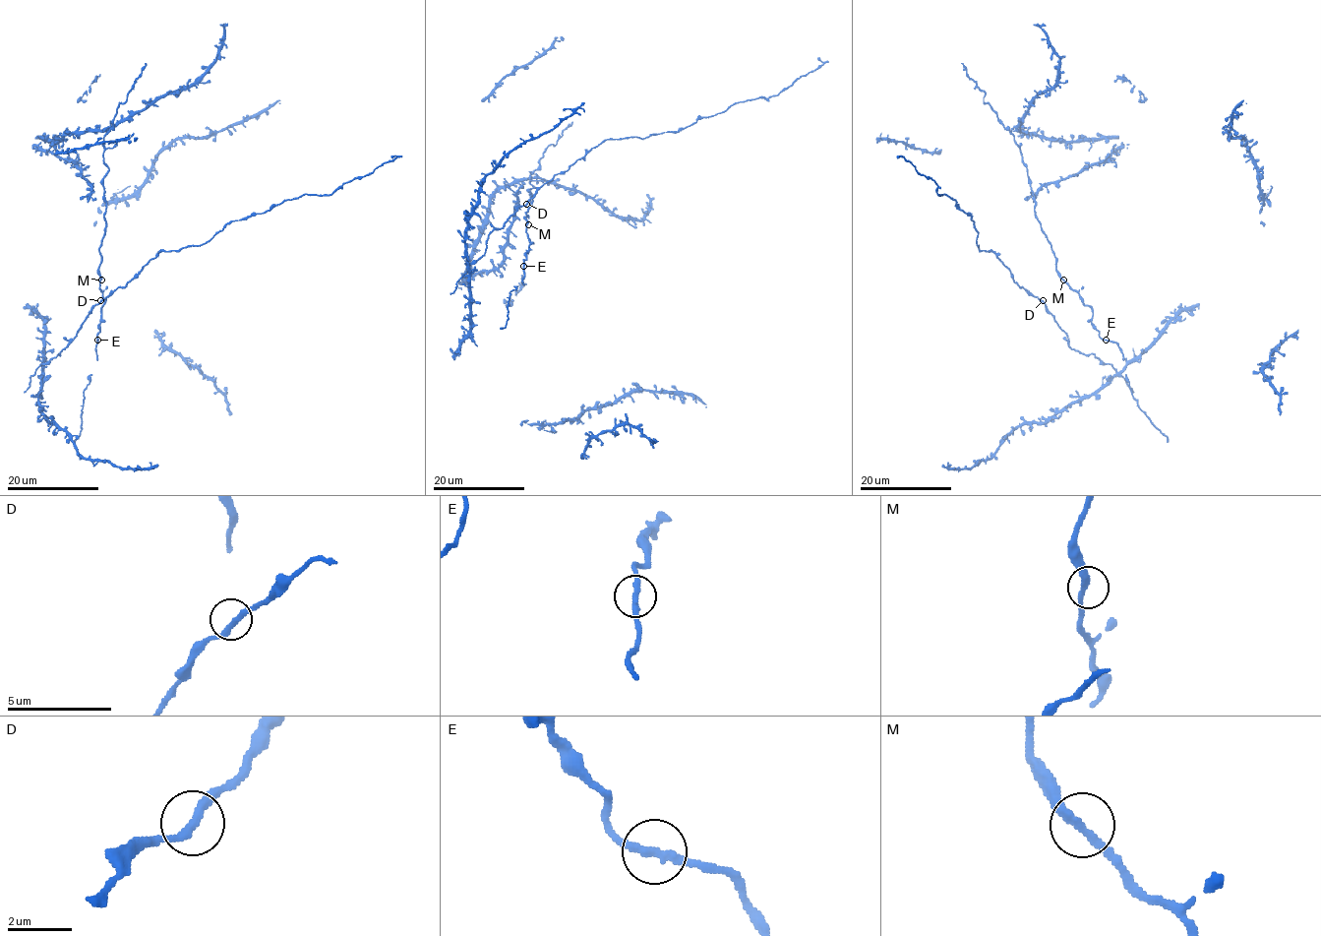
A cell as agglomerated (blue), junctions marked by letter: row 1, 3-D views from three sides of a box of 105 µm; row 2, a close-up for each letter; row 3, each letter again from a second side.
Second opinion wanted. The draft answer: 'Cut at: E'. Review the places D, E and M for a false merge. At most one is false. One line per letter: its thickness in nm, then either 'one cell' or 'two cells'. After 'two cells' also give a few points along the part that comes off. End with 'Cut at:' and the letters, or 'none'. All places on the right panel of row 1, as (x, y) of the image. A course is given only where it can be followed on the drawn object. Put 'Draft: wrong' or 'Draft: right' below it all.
D: 280 nm thick; one cell
E: 260 nm thick; one cell
M: 240 nm thick; one cell
Cut at: none
Draft: wrong

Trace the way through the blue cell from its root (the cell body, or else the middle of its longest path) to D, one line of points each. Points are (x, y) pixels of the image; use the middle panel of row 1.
D: (493, 229), (502, 228), (526, 204)

